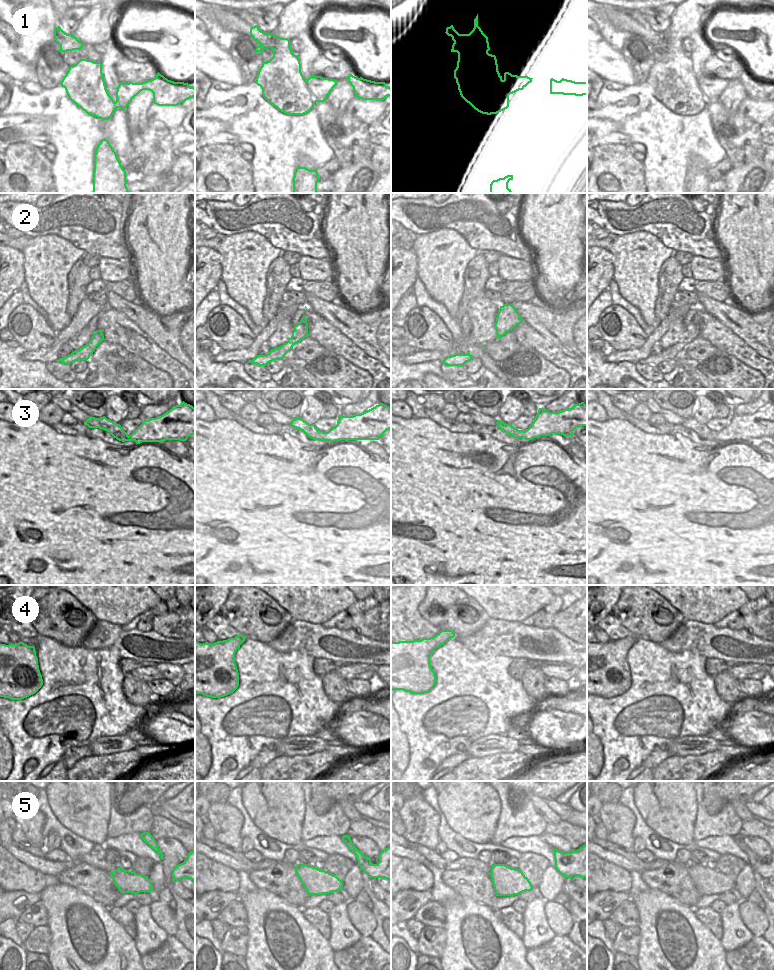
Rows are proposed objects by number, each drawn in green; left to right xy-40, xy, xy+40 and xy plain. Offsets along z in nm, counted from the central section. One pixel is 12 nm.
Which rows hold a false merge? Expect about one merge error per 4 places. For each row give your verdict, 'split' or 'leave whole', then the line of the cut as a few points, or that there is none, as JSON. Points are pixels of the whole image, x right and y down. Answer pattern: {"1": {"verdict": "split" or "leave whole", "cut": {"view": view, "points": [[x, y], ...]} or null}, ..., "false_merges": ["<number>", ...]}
{"1": {"verdict": "split", "cut": {"view": "xy", "points": [[306, 80], [307, 86], [316, 101]]}}, "2": {"verdict": "leave whole", "cut": null}, "3": {"verdict": "leave whole", "cut": null}, "4": {"verdict": "split", "cut": {"view": "xy+40", "points": [[434, 636], [437, 647]]}}, "5": {"verdict": "leave whole", "cut": null}, "false_merges": ["1", "4"]}

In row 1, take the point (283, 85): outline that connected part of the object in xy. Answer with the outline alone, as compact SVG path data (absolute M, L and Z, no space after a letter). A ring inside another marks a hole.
M257 25L250 28L250 35L260 45L256 46L255 52L264 48L273 49L273 57L265 62L262 61L255 83L261 87L263 97L279 111L287 115L304 115L311 111L316 101L308 87L307 80L301 72L301 63L298 55L293 54L288 38L281 38L275 34L263 32Z

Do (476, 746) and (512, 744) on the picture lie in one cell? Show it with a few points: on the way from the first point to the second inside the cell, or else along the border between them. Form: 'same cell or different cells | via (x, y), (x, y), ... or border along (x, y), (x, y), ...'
same cell | via (485, 746), (503, 744)

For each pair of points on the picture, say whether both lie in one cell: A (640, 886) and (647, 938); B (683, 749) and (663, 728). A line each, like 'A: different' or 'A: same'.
A: different
B: different

